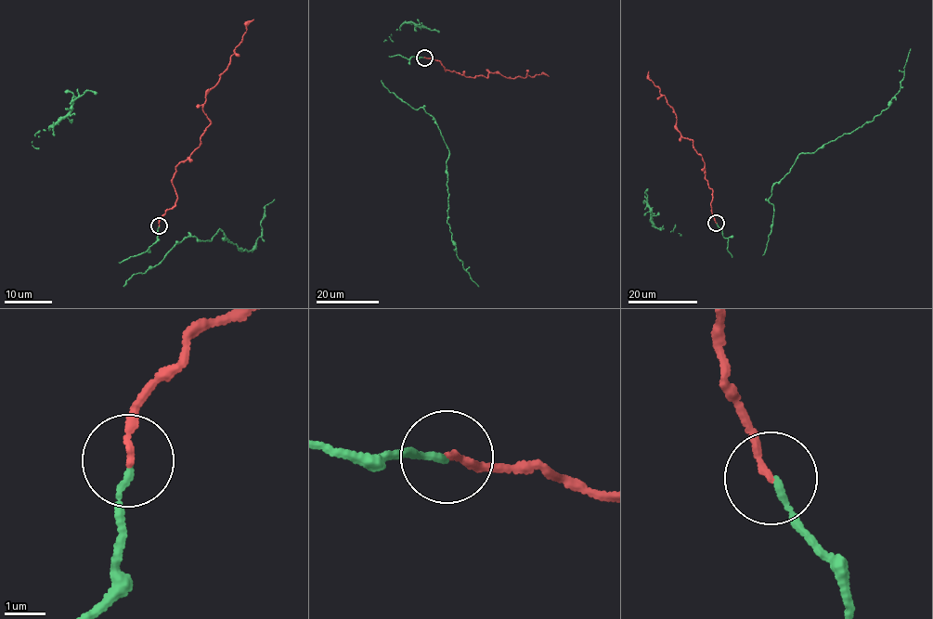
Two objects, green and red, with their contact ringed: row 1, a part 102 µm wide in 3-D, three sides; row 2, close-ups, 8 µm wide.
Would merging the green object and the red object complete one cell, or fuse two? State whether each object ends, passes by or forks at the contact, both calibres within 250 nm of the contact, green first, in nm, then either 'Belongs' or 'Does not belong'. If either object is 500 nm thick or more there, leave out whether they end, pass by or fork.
At the ring green ends. At the ring red ends. Thickness 150 nm (green) against 160 nm. Belongs

